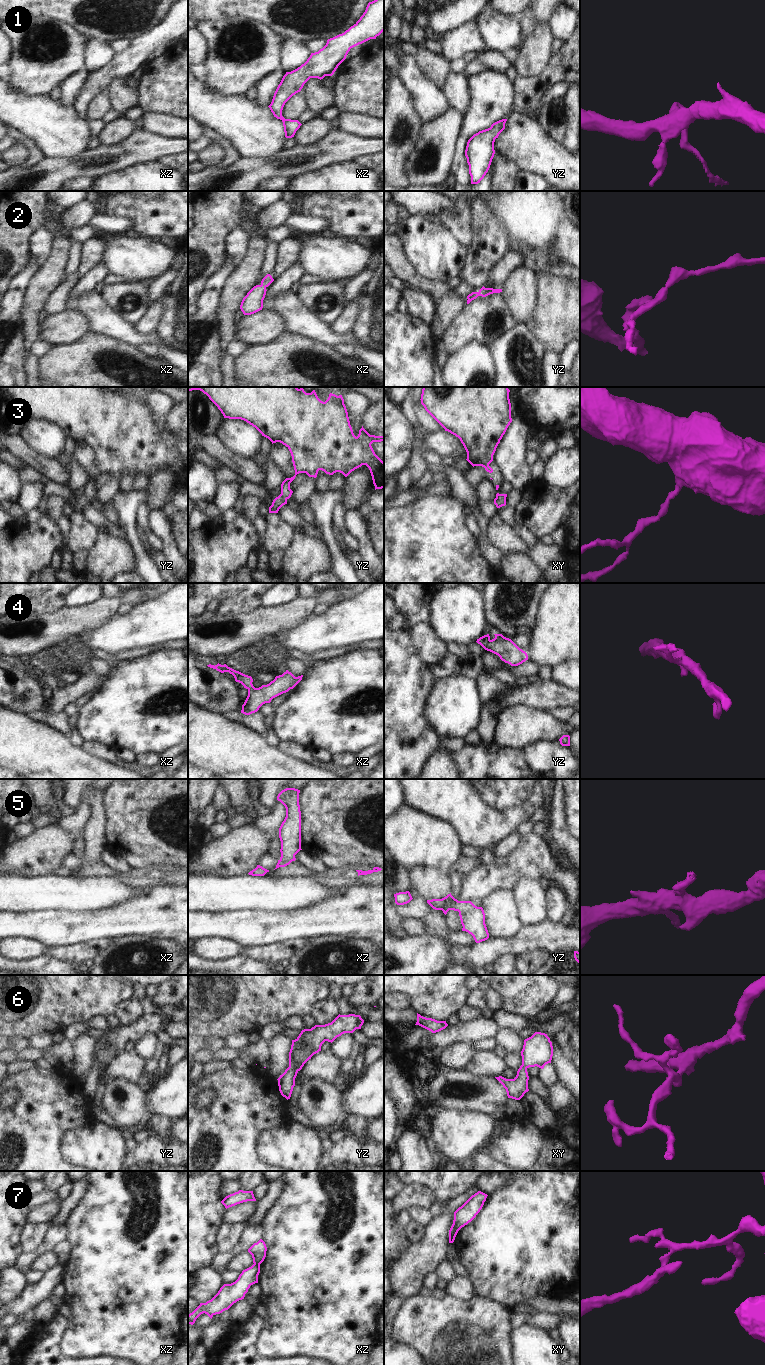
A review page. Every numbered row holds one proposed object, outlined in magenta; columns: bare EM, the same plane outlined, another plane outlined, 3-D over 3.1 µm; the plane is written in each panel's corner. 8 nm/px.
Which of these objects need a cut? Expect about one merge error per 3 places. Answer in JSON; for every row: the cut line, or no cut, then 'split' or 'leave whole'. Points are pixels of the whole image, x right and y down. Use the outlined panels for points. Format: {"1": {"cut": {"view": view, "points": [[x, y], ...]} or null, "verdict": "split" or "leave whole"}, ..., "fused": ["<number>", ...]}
{"1": {"cut": null, "verdict": "leave whole"}, "2": {"cut": null, "verdict": "leave whole"}, "3": {"cut": null, "verdict": "leave whole"}, "4": {"cut": null, "verdict": "leave whole"}, "5": {"cut": null, "verdict": "leave whole"}, "6": {"cut": null, "verdict": "leave whole"}, "7": {"cut": {"view": "xz", "points": [[254, 1263], [259, 1265]]}, "verdict": "split"}, "fused": ["7"]}

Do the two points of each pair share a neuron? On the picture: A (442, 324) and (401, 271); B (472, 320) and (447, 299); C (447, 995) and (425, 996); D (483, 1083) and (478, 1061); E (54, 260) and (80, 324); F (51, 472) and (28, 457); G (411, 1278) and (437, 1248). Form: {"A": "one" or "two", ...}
{"A": "one", "B": "two", "C": "one", "D": "two", "E": "two", "F": "one", "G": "one"}

